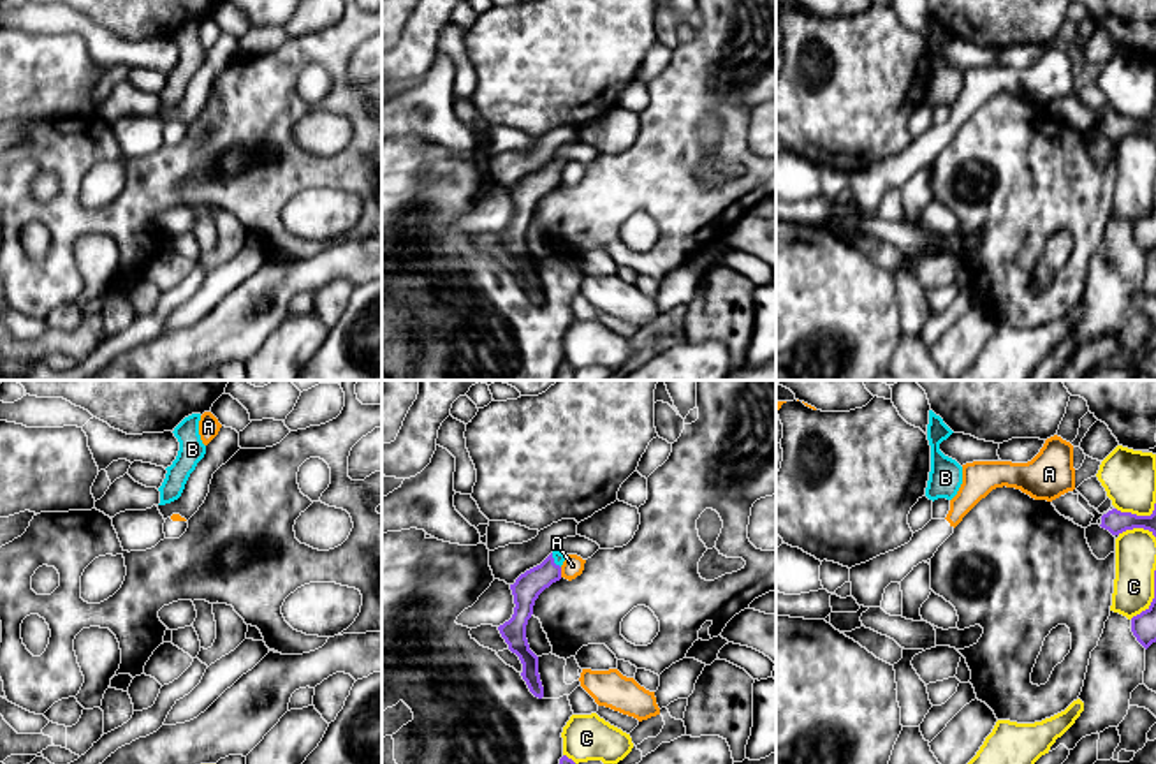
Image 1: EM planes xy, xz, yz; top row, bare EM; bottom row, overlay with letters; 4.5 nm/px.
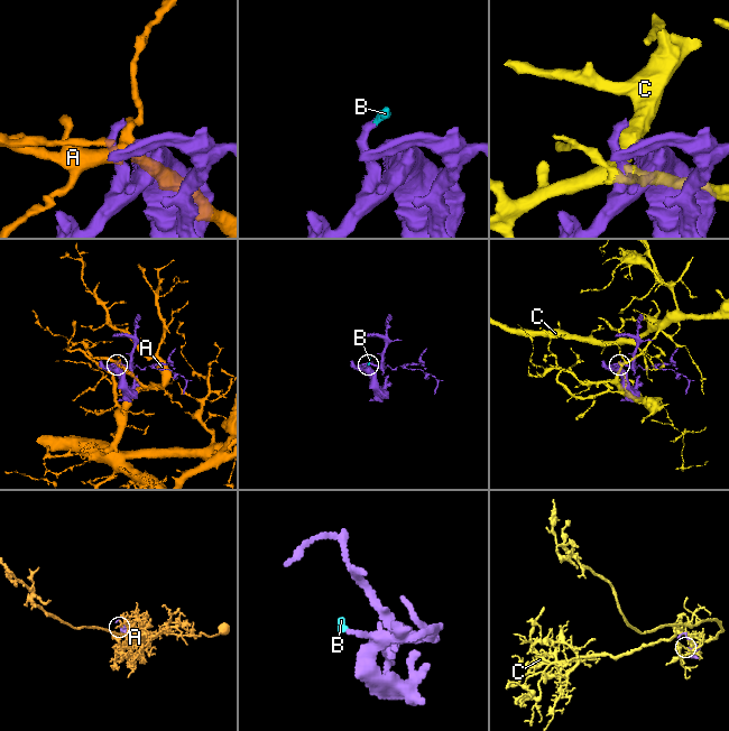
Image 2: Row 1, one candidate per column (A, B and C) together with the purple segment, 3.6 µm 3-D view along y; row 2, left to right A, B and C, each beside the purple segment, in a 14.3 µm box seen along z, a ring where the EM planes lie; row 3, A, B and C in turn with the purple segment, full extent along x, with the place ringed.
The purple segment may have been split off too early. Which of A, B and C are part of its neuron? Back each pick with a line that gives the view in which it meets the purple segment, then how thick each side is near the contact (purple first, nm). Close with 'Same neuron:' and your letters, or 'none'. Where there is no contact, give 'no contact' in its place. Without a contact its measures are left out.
B: contact in xz; calibres 130 and 50 nm
Same neuron: B

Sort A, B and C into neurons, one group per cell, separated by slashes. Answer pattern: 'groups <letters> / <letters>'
groups A / B / C

